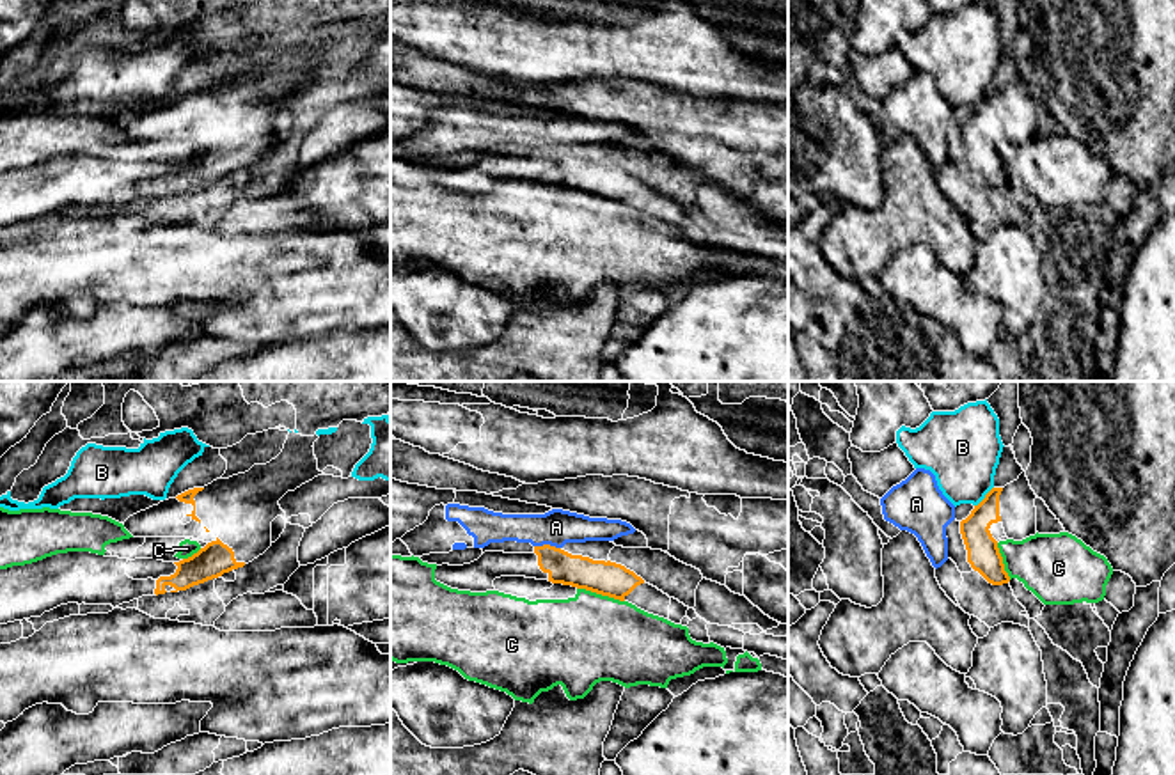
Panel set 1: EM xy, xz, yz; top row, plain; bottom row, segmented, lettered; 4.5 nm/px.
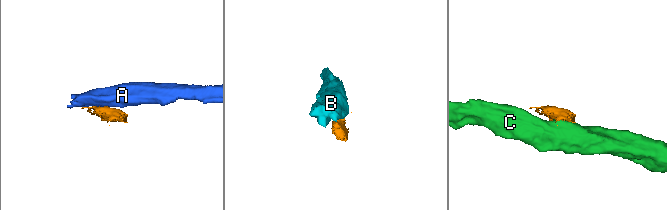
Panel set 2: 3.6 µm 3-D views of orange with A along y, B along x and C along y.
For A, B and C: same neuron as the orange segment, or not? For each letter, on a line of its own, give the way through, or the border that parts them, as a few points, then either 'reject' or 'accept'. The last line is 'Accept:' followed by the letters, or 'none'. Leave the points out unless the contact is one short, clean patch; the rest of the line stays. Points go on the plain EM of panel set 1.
A: border along xz (535, 148), (554, 148), (559, 151); reject
B: border along yz (993, 89), (975, 109); reject
C: border along xz (577, 190), (623, 204); reject
Accept: none

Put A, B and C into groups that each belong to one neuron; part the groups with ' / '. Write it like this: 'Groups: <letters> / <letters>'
Groups: A / B / C

